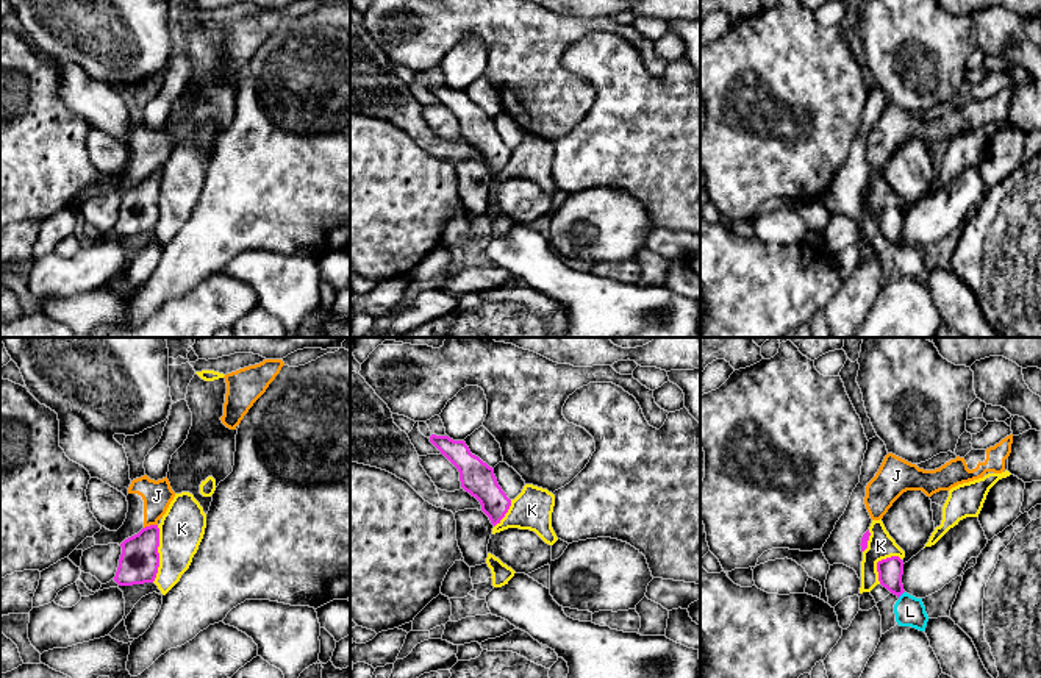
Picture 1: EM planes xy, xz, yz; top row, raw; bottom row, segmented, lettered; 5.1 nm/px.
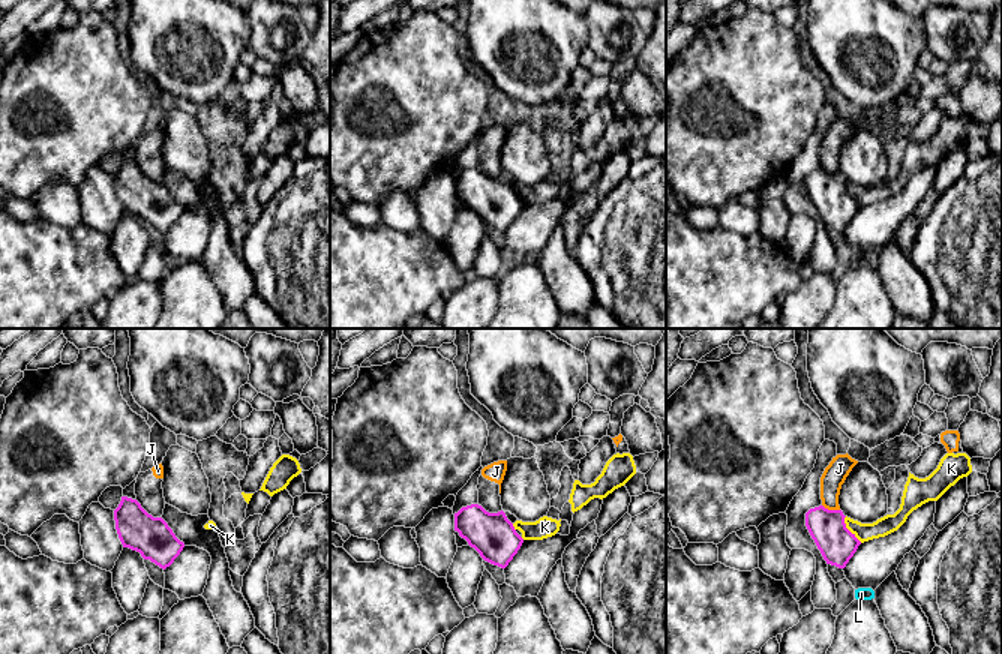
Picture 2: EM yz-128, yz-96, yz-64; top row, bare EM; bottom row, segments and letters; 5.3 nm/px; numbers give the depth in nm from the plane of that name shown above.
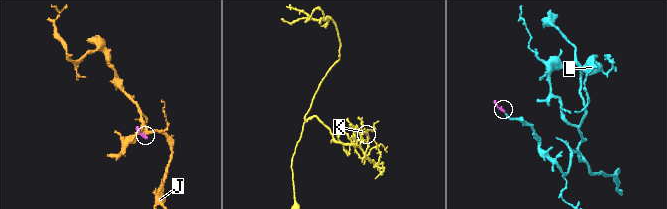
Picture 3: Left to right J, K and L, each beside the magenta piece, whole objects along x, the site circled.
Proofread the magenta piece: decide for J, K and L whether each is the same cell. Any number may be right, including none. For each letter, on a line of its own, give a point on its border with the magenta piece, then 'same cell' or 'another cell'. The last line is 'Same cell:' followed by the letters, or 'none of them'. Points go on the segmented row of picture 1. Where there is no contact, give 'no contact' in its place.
J: xy (150, 525) | another cell
K: xy (158, 553) | another cell
L: yz (901, 594) | same cell
Same cell: L

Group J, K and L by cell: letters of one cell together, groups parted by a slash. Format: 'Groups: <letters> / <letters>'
Groups: J / K / L

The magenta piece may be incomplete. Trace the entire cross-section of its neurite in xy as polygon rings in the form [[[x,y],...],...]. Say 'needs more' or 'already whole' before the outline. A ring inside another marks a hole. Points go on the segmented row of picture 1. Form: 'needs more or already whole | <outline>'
already whole | [[[150,525],[125,539],[114,581],[119,586],[153,583],[159,567],[159,528]]]

